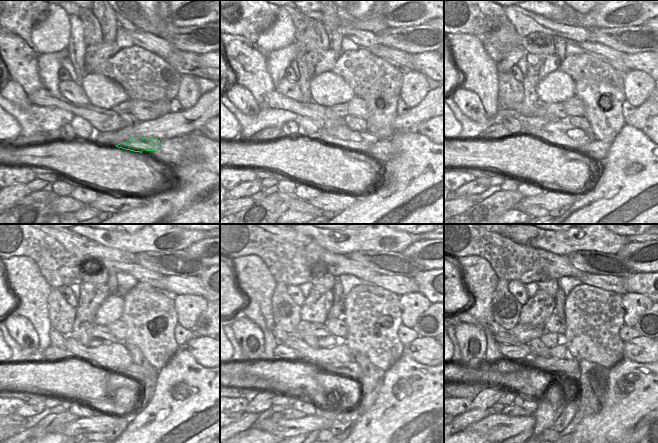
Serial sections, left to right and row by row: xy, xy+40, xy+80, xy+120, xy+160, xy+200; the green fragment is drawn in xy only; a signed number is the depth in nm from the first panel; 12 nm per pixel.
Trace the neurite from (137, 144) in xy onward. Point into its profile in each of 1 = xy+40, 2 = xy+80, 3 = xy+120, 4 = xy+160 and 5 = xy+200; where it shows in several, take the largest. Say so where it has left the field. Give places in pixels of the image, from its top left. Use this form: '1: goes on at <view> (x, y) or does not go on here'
1: goes on at xy+40 (341, 135)
2: goes on at xy+80 (562, 133)
3: goes on at xy+120 (115, 355)
4: goes on at xy+160 (340, 353)
5: goes on at xy+200 (560, 351)

